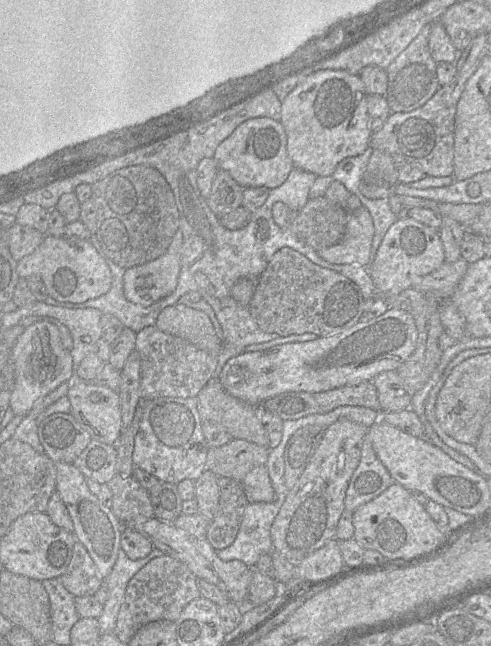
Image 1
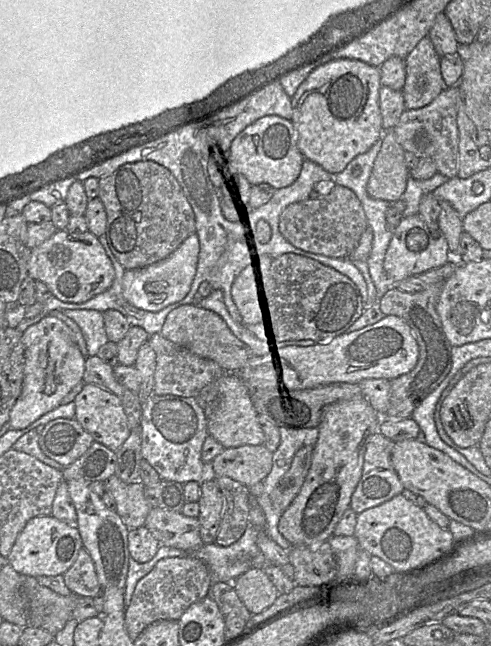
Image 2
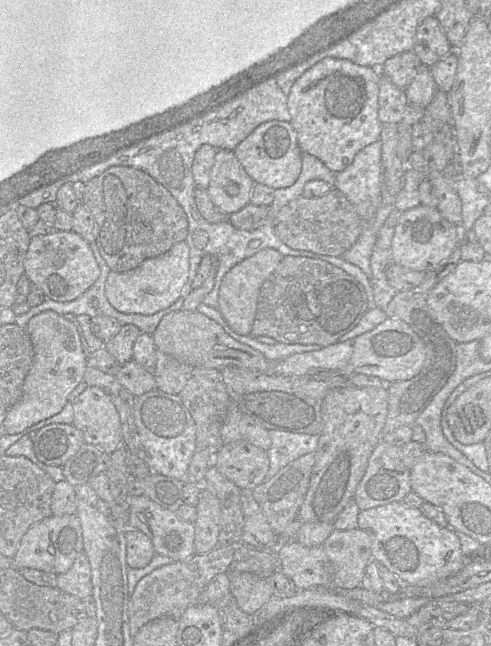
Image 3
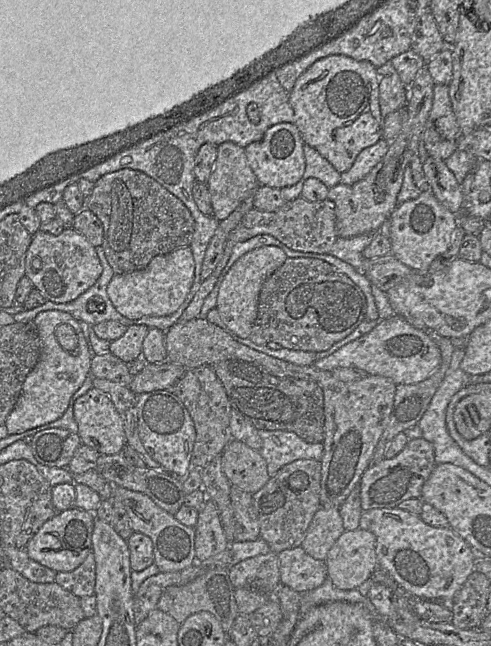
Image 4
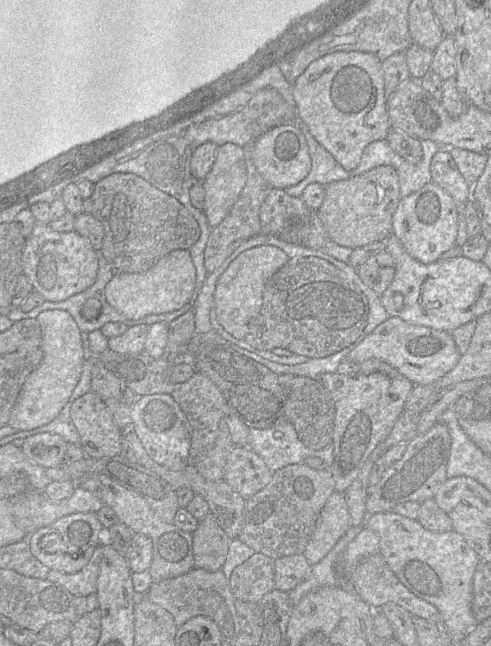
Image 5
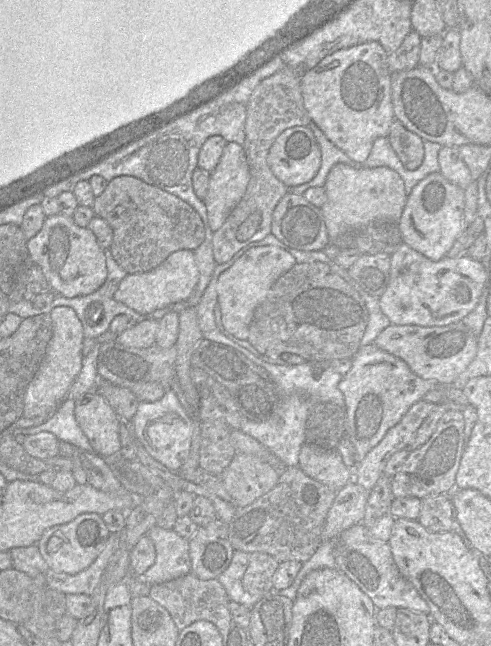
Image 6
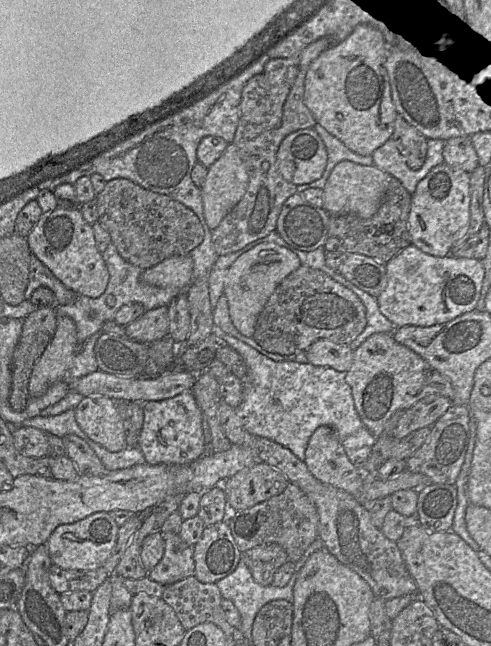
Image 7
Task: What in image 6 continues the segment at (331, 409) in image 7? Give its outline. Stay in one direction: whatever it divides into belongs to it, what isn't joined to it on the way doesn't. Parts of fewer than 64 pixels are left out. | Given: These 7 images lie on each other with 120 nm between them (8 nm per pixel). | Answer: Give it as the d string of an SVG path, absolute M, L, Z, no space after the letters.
M219 329L203 333L203 338L219 342L231 347L236 346L241 352L255 364L262 366L272 376L277 388L277 401L268 416L263 421L252 421L242 416L241 430L258 440L274 453L282 462L284 467L294 467L299 464L299 453L306 443L305 423L311 405L317 401L327 401L344 407L344 395L338 388L338 383L343 375L337 373L330 366L326 366L319 377L315 376L315 367L319 363L305 362L296 365L271 364L261 360L248 349L240 346L227 338Z

